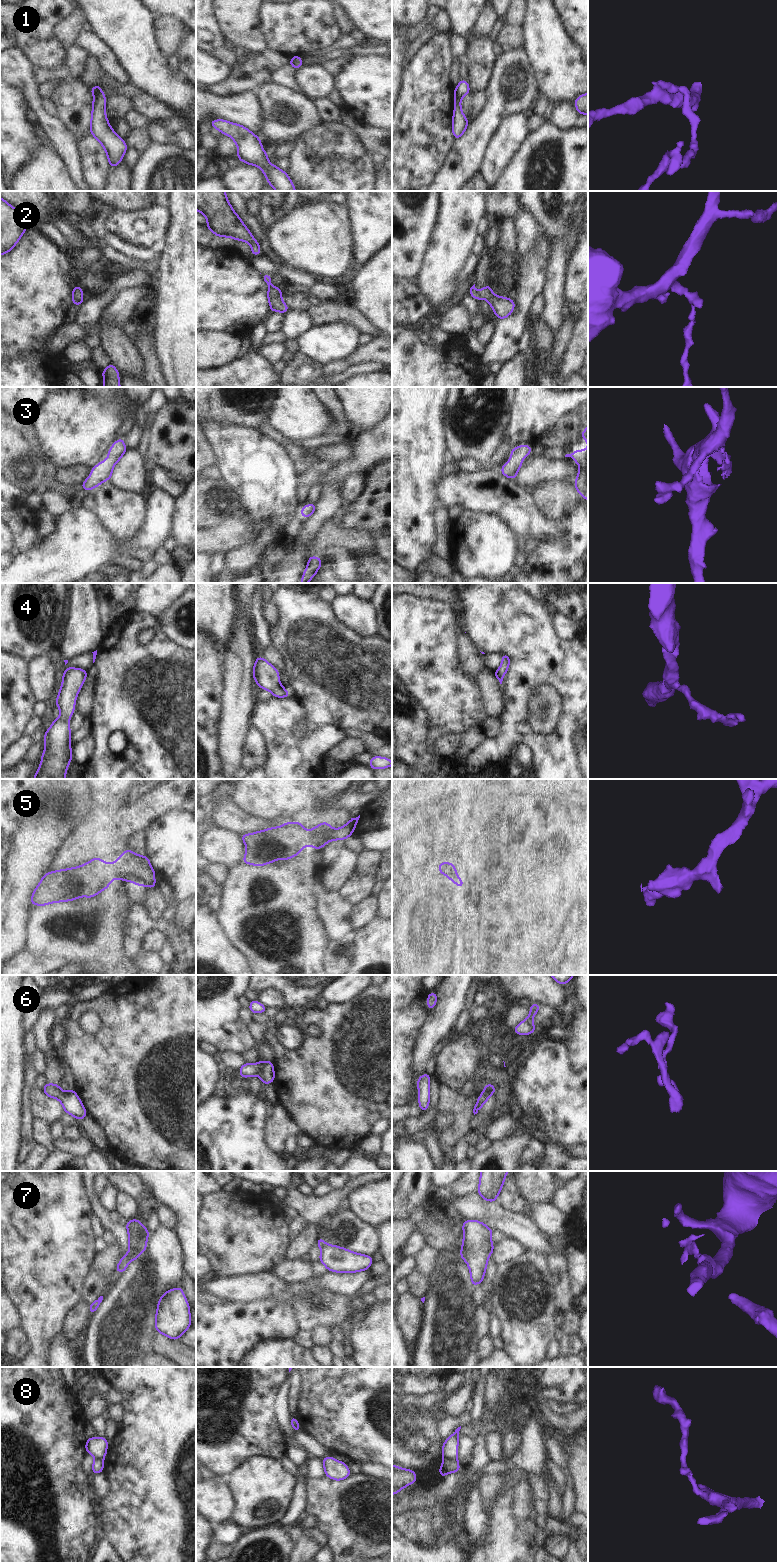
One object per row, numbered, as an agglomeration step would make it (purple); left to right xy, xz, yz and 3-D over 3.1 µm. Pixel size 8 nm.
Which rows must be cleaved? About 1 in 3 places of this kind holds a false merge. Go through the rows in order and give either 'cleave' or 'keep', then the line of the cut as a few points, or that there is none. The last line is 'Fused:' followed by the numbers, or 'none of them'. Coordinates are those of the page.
1: keep; no cut
2: keep; no cut
3: keep; no cut
4: keep; no cut
5: keep; no cut
6: keep; no cut
7: cleave; cut in xy along (127, 1254), (129, 1260)
8: cleave; cut in yz along (445, 1457), (456, 1460)
Fused: 7, 8

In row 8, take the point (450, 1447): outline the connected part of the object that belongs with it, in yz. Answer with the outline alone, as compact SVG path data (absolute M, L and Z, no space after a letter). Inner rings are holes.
M461 1426L458 1427L455 1432L444 1441L442 1446L442 1456L450 1460L457 1460L458 1458L458 1439L460 1437L459 1431Z

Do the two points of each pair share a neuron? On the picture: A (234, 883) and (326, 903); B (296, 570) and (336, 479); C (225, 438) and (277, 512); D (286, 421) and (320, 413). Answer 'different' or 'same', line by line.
A: different
B: same
C: same
D: same

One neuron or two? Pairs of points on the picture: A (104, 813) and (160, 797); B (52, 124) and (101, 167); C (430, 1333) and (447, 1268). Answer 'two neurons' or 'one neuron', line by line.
A: one neuron
B: two neurons
C: one neuron

